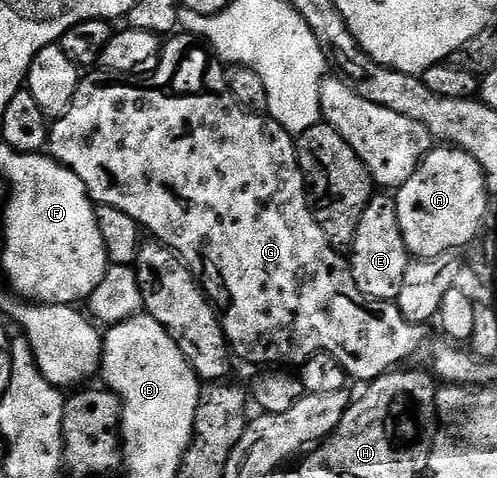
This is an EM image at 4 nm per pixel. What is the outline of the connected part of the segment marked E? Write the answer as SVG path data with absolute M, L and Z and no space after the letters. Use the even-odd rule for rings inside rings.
M388 194L373 195L366 206L366 214L362 214L362 222L358 222L358 234L350 249L350 267L358 290L370 298L395 302L409 263L402 230L398 226L395 199Z

